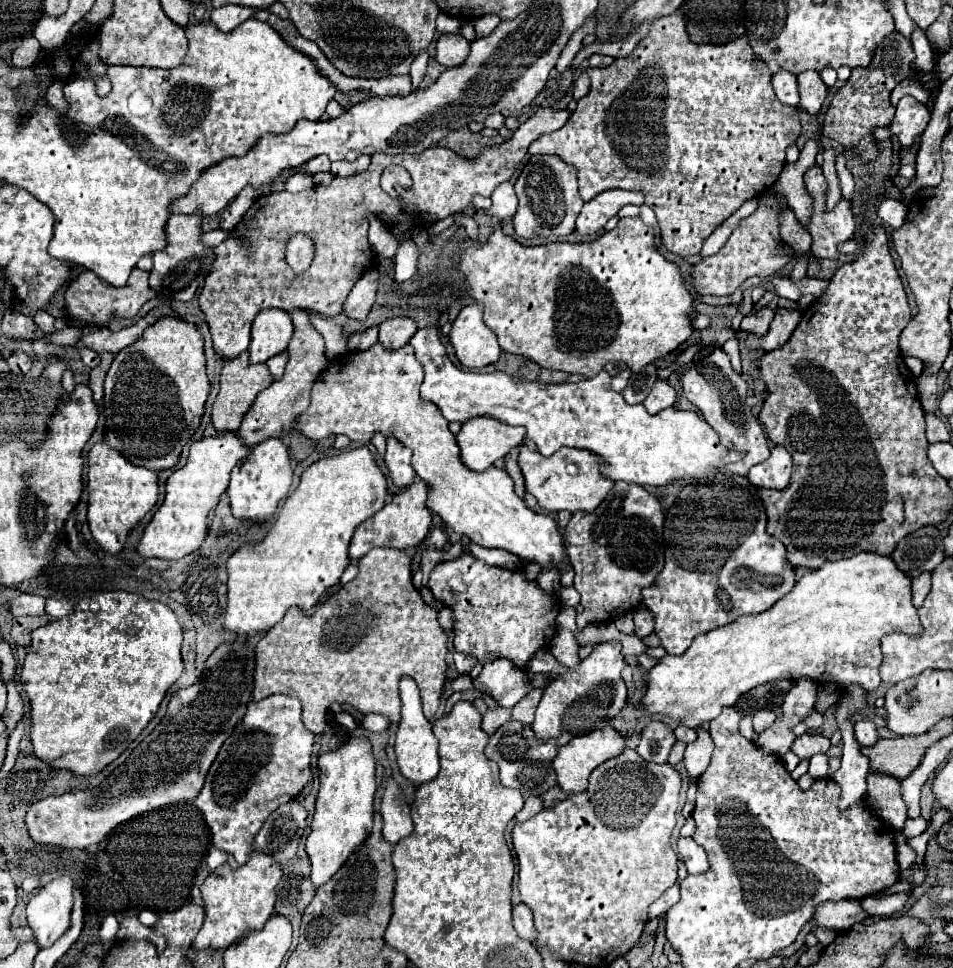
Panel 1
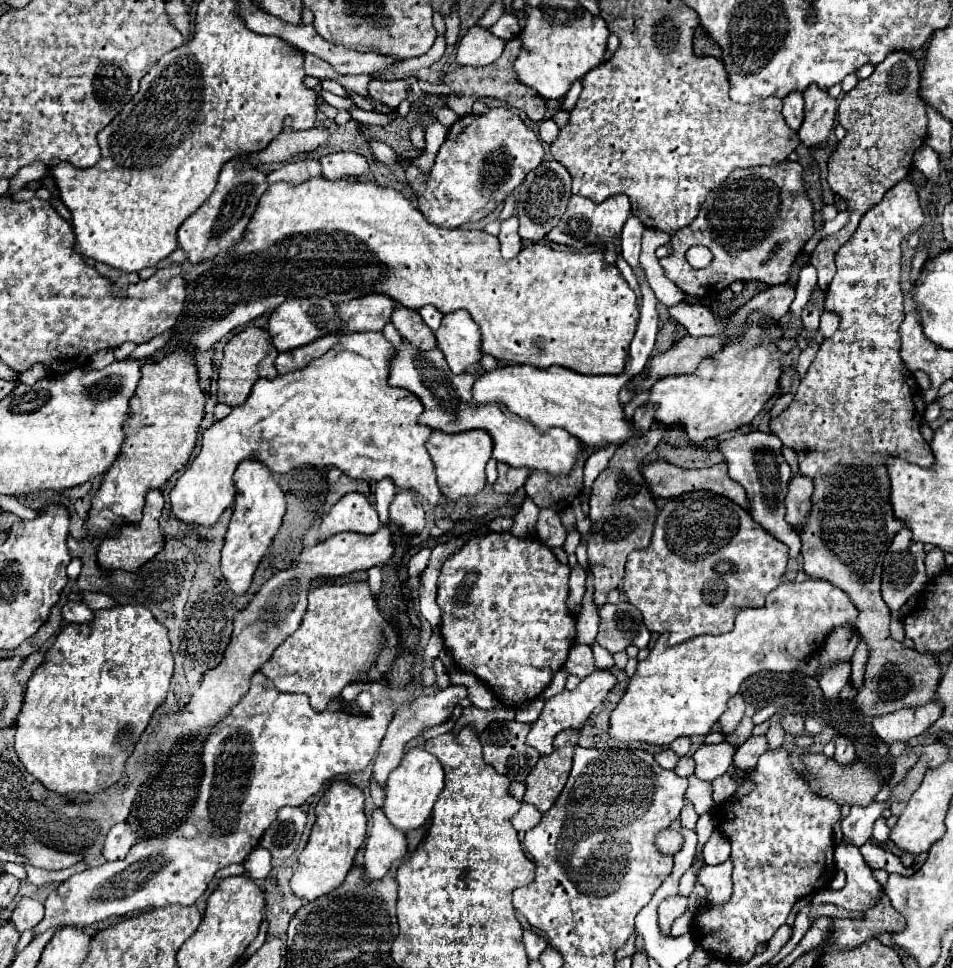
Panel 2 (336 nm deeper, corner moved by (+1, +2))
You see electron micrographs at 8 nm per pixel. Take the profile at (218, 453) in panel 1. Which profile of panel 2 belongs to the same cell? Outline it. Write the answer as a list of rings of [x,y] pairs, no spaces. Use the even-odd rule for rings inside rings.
[[[362,332],[362,334],[346,334],[346,336],[340,336],[338,342],[320,358],[312,360],[306,368],[302,370],[294,370],[294,372],[288,372],[288,374],[278,374],[276,378],[268,380],[268,378],[260,378],[254,388],[252,388],[252,394],[248,396],[248,400],[236,408],[232,408],[232,412],[218,420],[216,424],[212,424],[208,430],[202,432],[202,450],[200,454],[190,462],[190,466],[182,472],[182,476],[178,478],[176,486],[172,488],[170,492],[170,502],[172,502],[172,512],[186,524],[194,524],[194,526],[212,526],[220,514],[234,504],[234,496],[236,496],[236,486],[234,486],[234,472],[238,468],[240,462],[244,460],[250,460],[250,458],[258,458],[262,460],[264,466],[268,466],[268,470],[272,474],[284,474],[284,472],[290,472],[292,468],[296,466],[318,466],[318,468],[328,468],[328,466],[334,466],[334,468],[340,468],[344,474],[352,476],[352,478],[358,478],[358,480],[382,480],[382,478],[390,478],[398,488],[414,488],[420,496],[424,496],[428,502],[436,504],[436,506],[446,506],[446,498],[440,494],[440,488],[436,484],[436,472],[434,472],[434,464],[428,456],[428,450],[426,450],[426,440],[428,436],[432,434],[432,428],[426,428],[422,424],[418,424],[418,414],[422,414],[422,402],[408,390],[404,388],[390,388],[388,386],[388,362],[390,358],[394,356],[394,346],[384,338],[382,332]]]

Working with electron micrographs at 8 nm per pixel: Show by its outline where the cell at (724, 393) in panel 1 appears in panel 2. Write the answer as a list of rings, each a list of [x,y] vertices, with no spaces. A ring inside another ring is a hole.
[[[748,432],[748,434],[738,434],[730,440],[724,440],[720,444],[720,452],[726,458],[730,478],[738,484],[744,486],[748,502],[750,502],[750,516],[756,524],[760,524],[768,534],[772,534],[776,540],[784,542],[788,546],[788,558],[796,558],[800,554],[800,536],[790,528],[790,524],[784,520],[786,506],[784,498],[788,494],[788,480],[790,480],[790,466],[784,460],[782,452],[782,442],[778,436],[770,432]]]

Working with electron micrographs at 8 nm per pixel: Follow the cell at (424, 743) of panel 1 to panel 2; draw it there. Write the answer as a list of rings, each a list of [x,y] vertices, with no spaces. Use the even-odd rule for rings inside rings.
[[[412,748],[404,754],[402,764],[394,772],[390,772],[386,780],[386,800],[382,810],[386,812],[390,824],[394,824],[394,828],[398,828],[400,832],[416,830],[430,818],[430,812],[442,788],[444,788],[444,770],[438,764],[438,760],[426,750]]]

